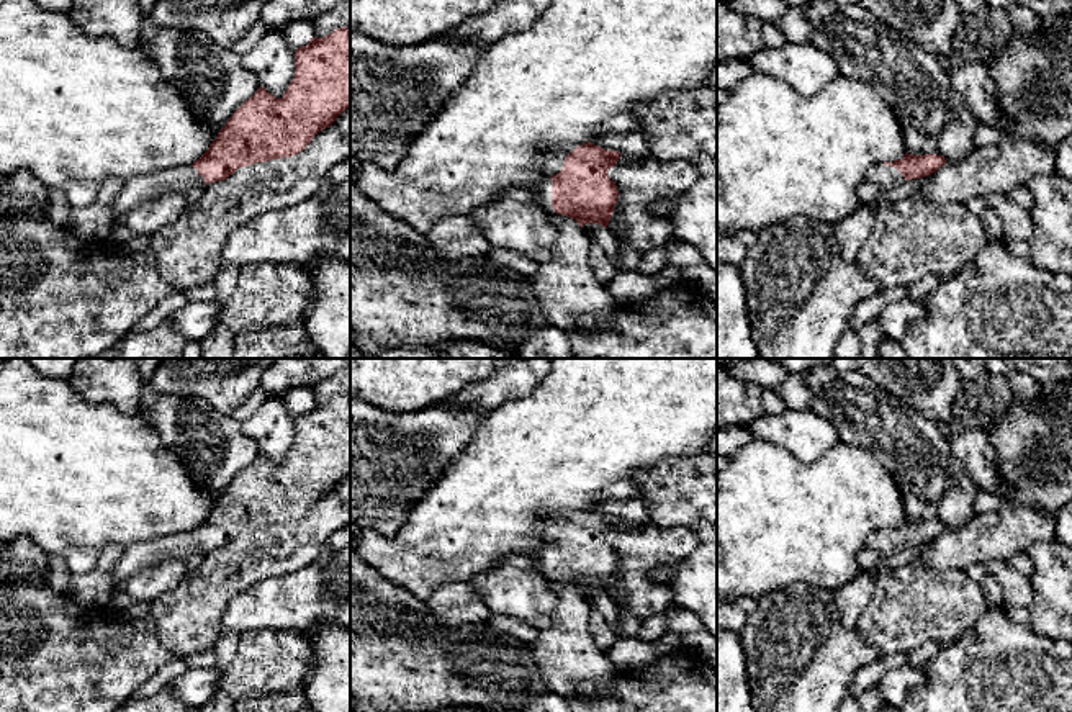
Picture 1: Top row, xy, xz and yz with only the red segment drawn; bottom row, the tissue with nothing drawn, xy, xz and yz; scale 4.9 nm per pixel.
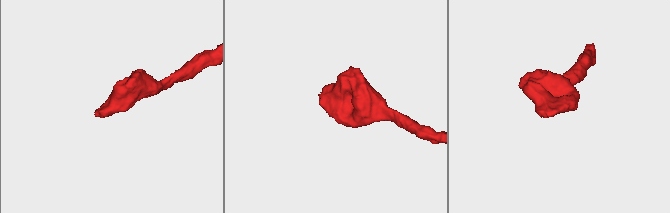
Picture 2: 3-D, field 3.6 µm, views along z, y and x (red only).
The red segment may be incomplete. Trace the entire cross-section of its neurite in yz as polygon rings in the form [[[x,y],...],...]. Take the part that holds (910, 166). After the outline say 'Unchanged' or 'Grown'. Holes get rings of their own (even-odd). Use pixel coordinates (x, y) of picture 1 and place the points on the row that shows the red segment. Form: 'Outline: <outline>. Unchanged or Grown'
Outline: [[[907,152],[900,160],[871,165],[866,180],[876,183],[881,190],[890,190],[903,180],[930,177],[944,164],[946,159],[938,154],[913,155]]]. Grown

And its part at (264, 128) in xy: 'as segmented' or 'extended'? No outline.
extended

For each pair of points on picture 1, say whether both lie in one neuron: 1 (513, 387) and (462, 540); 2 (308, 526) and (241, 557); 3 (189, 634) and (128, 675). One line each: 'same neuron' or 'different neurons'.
1: different neurons
2: same neuron
3: different neurons

